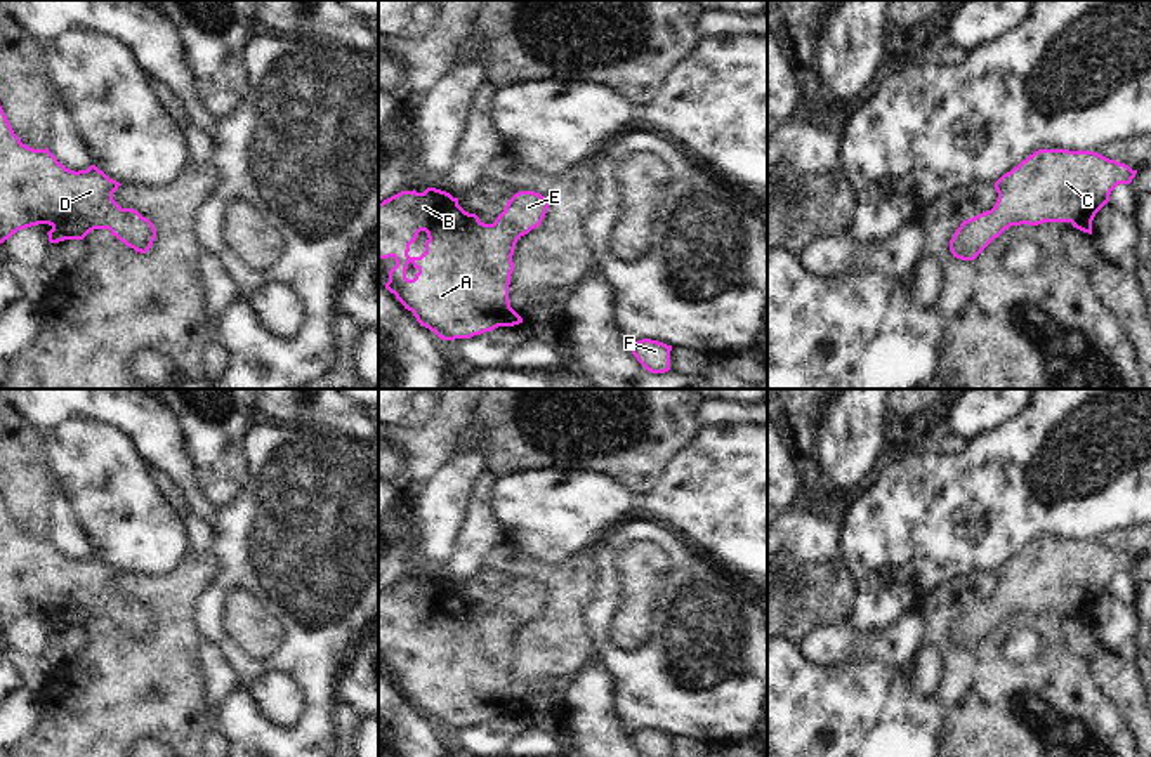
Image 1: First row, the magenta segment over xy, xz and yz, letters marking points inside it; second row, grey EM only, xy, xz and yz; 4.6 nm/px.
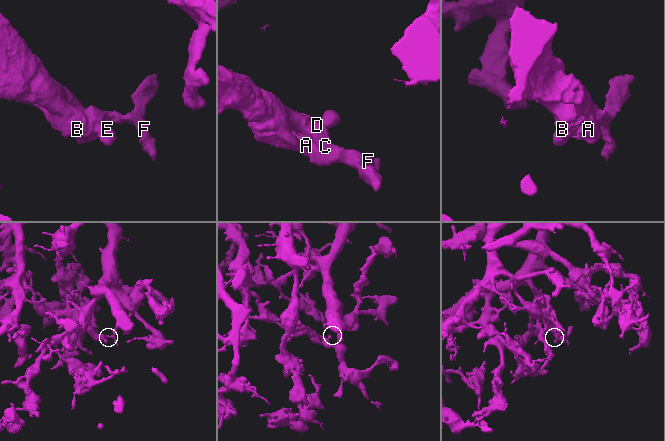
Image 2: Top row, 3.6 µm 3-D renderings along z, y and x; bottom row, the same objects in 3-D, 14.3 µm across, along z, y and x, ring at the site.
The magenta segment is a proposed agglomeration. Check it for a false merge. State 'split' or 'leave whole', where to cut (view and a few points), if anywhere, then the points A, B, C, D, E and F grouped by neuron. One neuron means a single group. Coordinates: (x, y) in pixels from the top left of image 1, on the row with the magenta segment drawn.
leave whole; no cut; A B C D E F

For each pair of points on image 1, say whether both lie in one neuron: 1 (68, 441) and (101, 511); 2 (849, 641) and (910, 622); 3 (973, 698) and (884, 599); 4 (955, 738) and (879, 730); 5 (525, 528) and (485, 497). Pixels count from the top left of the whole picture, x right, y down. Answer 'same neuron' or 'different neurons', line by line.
1: same neuron
2: same neuron
3: different neurons
4: different neurons
5: different neurons

